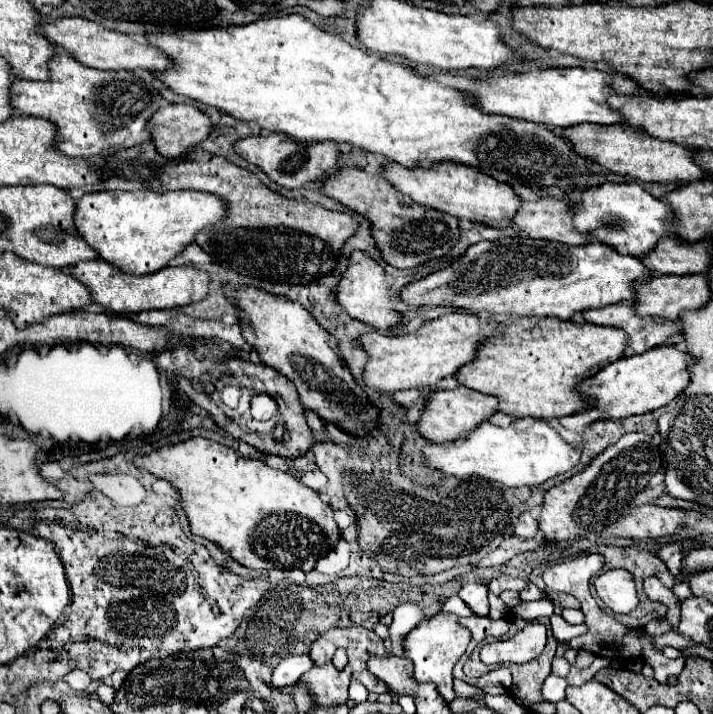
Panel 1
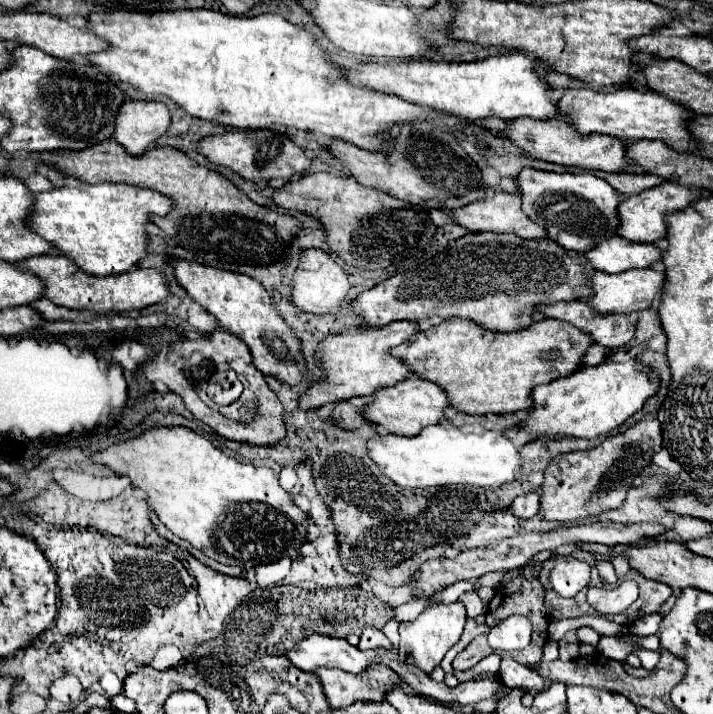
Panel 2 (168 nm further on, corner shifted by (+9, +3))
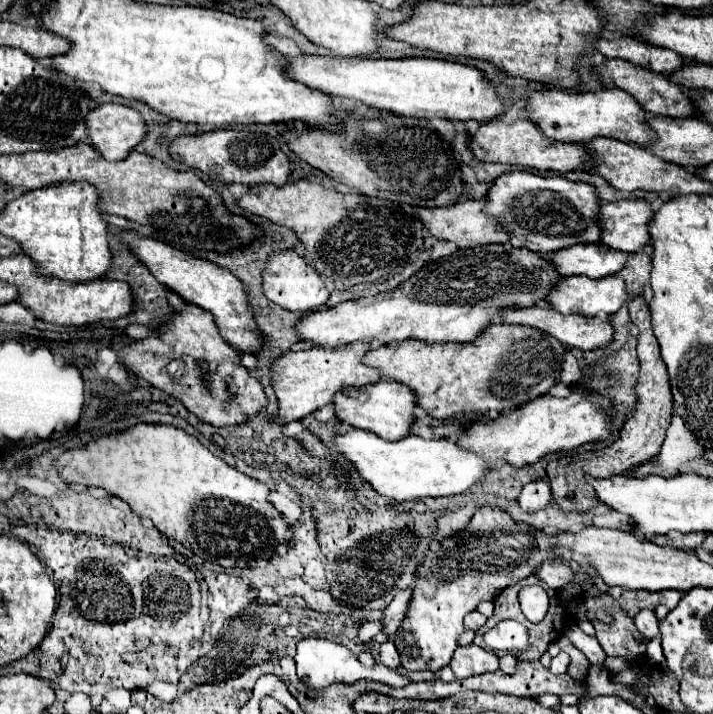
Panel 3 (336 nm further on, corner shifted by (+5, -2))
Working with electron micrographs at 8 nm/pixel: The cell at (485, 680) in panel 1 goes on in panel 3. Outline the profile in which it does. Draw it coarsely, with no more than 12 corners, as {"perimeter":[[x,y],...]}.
{"perimeter":[[475,644],[458,647],[450,667],[456,677],[499,669],[499,658]]}

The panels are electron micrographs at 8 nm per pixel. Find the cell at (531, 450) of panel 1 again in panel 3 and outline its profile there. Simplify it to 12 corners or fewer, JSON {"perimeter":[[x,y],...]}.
{"perimeter":[[450,439],[332,443],[394,501],[456,495],[490,473]]}

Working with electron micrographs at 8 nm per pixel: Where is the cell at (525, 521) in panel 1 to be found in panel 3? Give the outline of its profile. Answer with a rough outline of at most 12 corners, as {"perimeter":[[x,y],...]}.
{"perimeter":[[536,479],[518,497],[524,511],[550,503],[548,479]]}

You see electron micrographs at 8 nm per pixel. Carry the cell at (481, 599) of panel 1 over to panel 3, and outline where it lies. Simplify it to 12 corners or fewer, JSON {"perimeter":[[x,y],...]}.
{"perimeter":[[478,611],[464,617],[464,627],[478,631],[486,617]]}

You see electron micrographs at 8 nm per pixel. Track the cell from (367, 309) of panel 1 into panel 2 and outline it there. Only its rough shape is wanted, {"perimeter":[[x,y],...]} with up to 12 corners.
{"perimeter":[[308,250],[294,274],[300,310],[340,316],[348,274],[324,250]]}

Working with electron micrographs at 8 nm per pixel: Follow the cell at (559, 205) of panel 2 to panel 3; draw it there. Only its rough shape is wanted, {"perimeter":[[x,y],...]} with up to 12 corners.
{"perimeter":[[528,171],[492,181],[484,211],[510,243],[598,243],[592,185]]}

